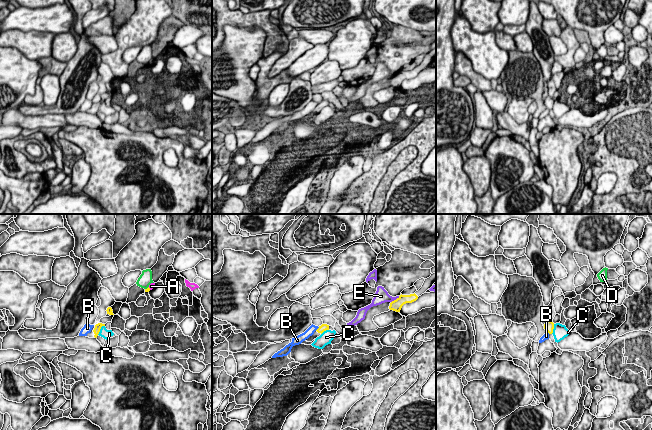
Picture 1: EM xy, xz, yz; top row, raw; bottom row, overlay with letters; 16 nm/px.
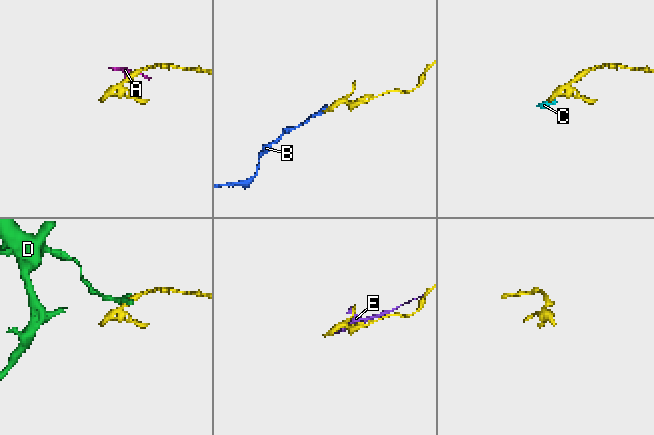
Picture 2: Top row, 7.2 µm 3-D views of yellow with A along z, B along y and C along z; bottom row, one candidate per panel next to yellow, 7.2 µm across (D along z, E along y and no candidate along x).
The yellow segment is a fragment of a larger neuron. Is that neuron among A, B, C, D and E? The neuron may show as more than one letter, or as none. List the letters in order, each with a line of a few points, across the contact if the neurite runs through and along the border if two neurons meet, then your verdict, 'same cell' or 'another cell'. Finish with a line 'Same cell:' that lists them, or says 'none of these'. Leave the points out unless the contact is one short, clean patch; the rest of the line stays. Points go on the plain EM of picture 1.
A: xy (148, 63), (150, 65) | another cell
B: xz (319, 103), (315, 106) | another cell
C: xy (104, 101), (97, 110) | another cell
D: another cell
E: another cell
Same cell: none of these

